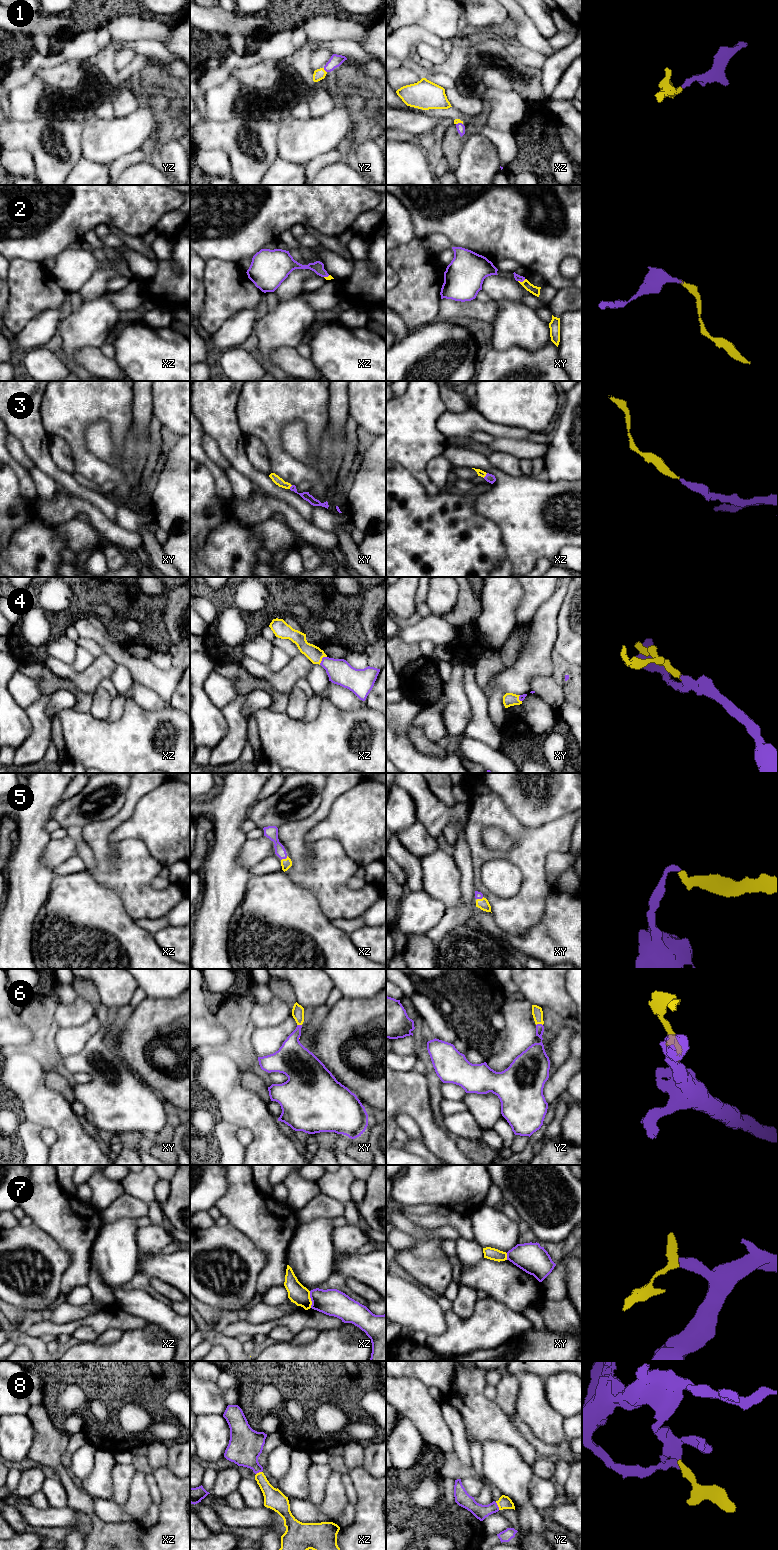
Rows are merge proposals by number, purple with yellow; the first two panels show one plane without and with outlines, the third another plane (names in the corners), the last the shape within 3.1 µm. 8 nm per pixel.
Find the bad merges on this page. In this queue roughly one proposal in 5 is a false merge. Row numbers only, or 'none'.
7

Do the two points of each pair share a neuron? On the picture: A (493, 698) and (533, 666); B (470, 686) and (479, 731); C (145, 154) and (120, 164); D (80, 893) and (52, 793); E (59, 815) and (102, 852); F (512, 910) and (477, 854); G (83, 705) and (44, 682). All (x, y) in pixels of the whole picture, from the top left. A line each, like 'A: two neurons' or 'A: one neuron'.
A: two neurons
B: one neuron
C: one neuron
D: two neurons
E: two neurons
F: one neuron
G: one neuron

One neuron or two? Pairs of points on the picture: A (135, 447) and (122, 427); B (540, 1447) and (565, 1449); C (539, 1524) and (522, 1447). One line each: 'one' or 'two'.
A: two
B: one
C: two

